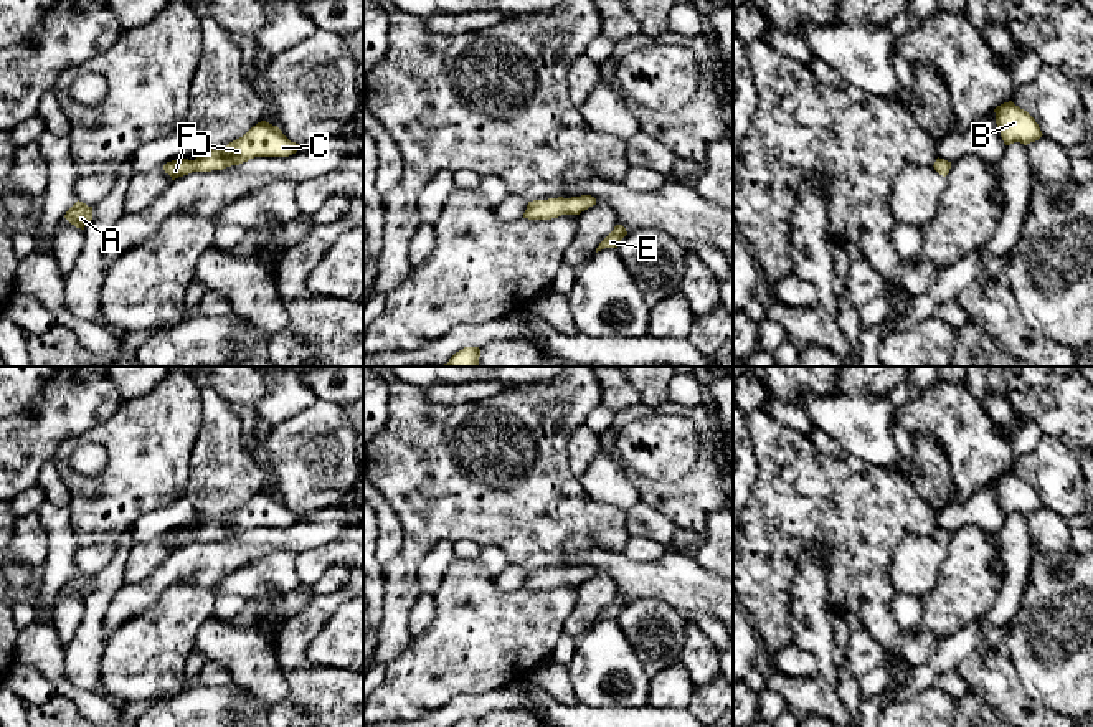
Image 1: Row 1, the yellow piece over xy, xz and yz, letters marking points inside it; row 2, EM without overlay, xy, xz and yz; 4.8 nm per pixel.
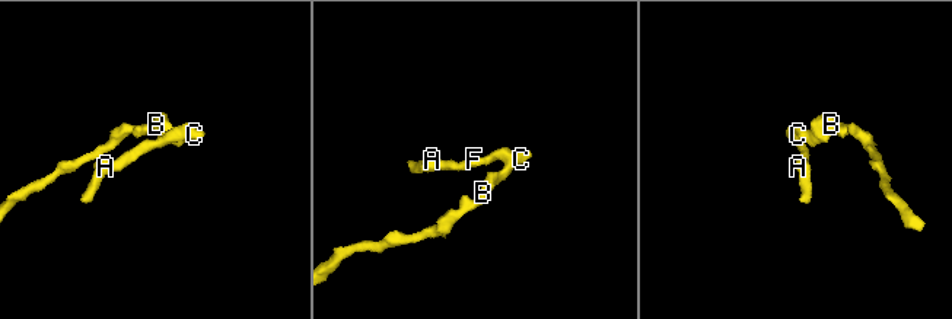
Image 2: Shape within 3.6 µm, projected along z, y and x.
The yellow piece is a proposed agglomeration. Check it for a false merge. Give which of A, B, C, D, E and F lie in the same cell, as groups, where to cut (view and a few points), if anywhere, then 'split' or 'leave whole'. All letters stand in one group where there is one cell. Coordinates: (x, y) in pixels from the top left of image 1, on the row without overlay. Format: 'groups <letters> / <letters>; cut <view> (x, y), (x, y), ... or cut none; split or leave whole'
groups A B C D E F; cut none; leave whole

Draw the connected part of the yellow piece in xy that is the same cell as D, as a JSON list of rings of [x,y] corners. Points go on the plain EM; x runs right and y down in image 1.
[[[261,491],[223,520],[203,519],[195,530],[172,530],[163,535],[163,540],[175,550],[192,542],[223,540],[254,527],[289,527],[299,519],[300,516],[291,512],[277,496]]]

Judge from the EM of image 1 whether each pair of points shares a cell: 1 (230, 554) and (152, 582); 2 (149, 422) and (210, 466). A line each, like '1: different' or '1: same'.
1: same
2: different

